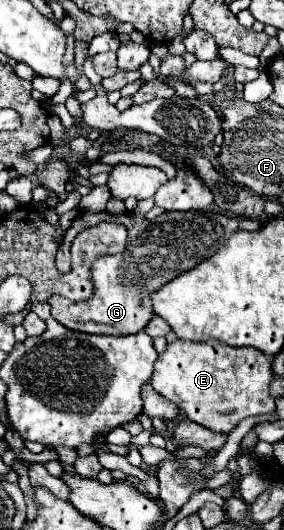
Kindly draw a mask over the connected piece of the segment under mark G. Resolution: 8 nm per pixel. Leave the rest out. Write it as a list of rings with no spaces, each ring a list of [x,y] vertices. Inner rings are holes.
[[[86,211],[74,219],[72,227],[64,235],[64,243],[56,255],[56,267],[60,273],[70,271],[70,243],[82,231],[100,221],[116,221],[128,229],[126,249],[118,255],[102,255],[92,263],[92,283],[94,295],[82,303],[70,303],[62,295],[52,295],[48,299],[52,307],[52,317],[72,331],[96,333],[96,335],[132,335],[146,327],[152,319],[150,315],[150,293],[174,279],[176,275],[192,269],[202,259],[212,257],[236,231],[258,231],[260,223],[256,219],[234,219],[212,211],[188,211],[188,213],[162,213],[154,221],[138,217],[134,213],[112,215],[112,213],[92,213]]]

